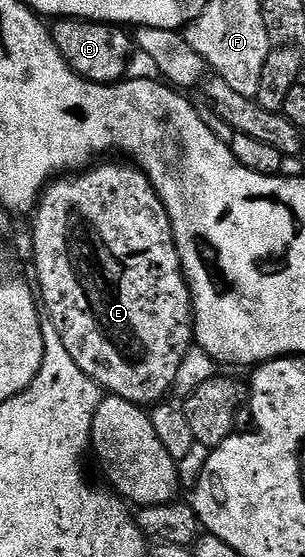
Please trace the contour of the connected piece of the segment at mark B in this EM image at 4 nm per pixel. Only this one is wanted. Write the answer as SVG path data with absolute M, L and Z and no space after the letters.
M59 19L52 24L51 34L63 61L67 61L71 70L89 83L112 85L128 76L129 59L135 50L128 30L111 23L92 23L86 19Z

